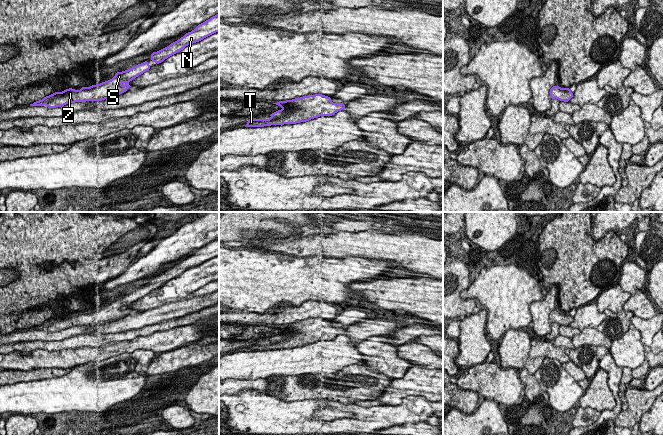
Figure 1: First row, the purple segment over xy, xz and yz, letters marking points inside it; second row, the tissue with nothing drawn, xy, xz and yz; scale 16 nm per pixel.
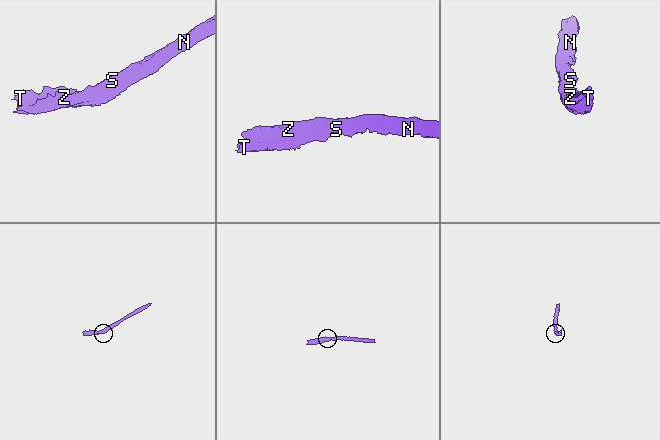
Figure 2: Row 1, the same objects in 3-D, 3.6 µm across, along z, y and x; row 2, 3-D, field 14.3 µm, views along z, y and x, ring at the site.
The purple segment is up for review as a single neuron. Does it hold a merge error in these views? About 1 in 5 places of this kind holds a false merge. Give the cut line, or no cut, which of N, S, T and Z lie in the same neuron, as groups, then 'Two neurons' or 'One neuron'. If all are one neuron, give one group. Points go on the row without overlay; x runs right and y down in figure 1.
No split. Groups: N S T Z. One neuron

